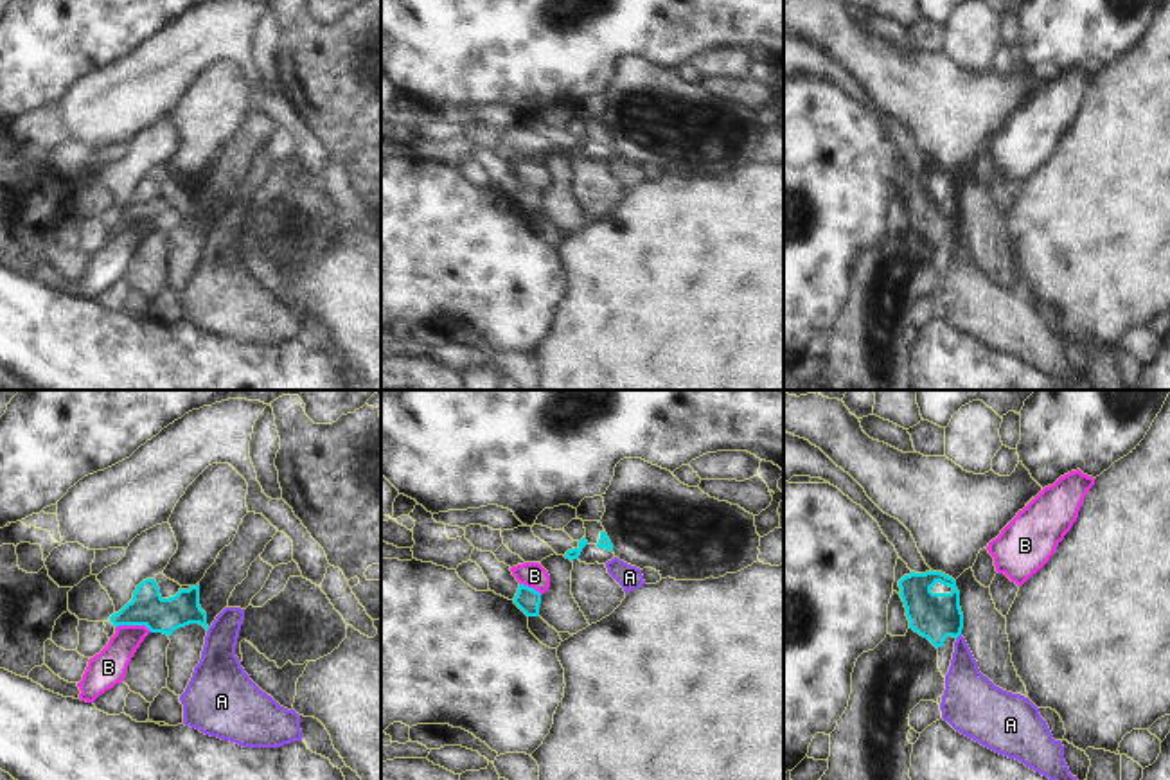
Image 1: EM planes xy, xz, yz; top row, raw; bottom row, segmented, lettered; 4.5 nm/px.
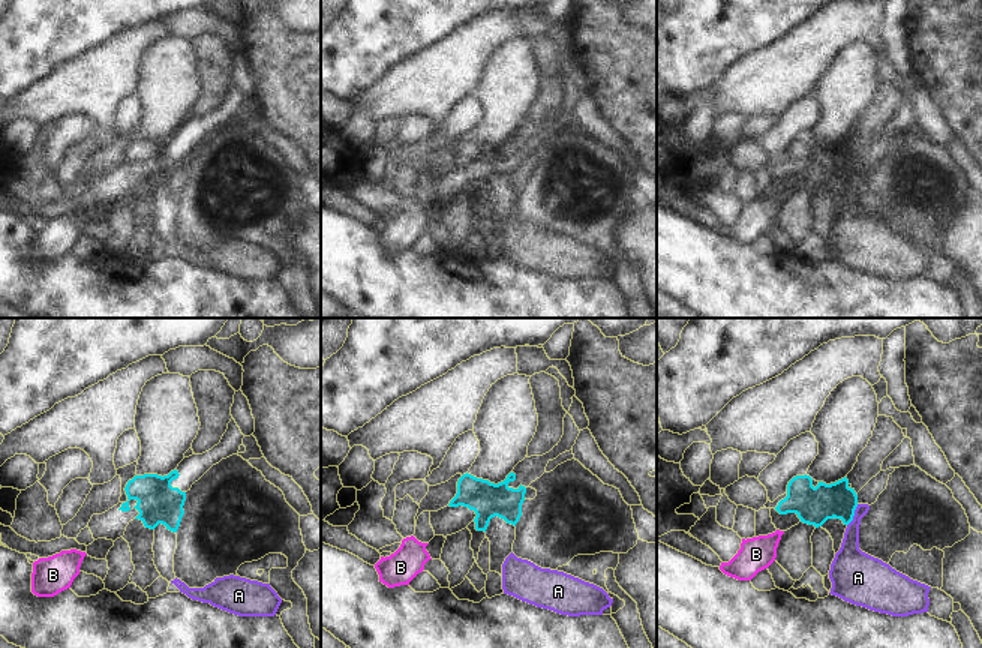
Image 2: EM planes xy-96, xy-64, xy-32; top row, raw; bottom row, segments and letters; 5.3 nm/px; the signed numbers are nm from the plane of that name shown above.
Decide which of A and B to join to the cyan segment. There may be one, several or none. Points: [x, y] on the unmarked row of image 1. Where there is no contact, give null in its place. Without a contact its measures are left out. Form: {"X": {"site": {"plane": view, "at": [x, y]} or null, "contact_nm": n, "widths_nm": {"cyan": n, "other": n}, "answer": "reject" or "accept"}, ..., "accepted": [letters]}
{"A": {"site": {"plane": "yz", "at": [958, 232]}, "contact_nm": 40, "widths_nm": {"cyan": 200, "other": 190}, "answer": "reject"}, "B": {"site": {"plane": "xy", "at": [133, 221]}, "contact_nm": 170, "widths_nm": {"cyan": 160, "other": 160}, "answer": "reject"}, "accepted": []}

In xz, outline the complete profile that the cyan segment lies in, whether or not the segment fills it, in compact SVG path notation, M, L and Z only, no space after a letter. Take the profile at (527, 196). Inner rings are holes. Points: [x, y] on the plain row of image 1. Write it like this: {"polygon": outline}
{"polygon": "M519 182L518 191L514 194L514 201L527 212L527 214L539 214L539 201L541 191L534 185Z"}

